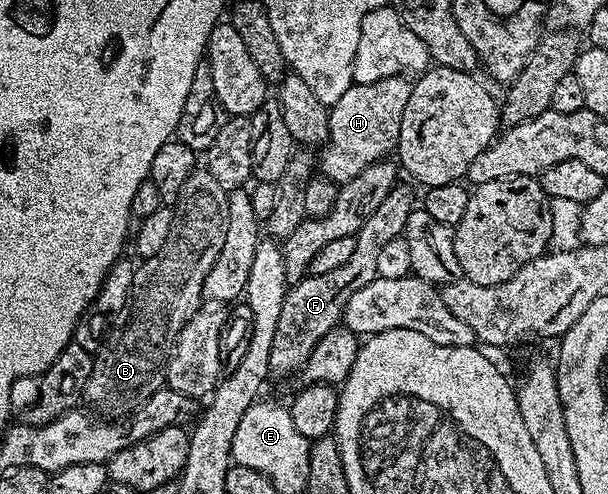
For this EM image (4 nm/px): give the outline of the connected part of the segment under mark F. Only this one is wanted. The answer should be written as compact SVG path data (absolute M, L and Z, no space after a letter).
M395 186L384 202L381 202L369 215L368 220L360 226L358 234L354 236L356 250L352 250L344 266L339 266L337 270L331 270L328 274L307 274L287 291L284 310L280 310L280 322L276 326L275 336L272 337L271 377L290 376L297 368L299 371L312 354L312 350L316 350L316 342L320 342L320 338L324 338L328 330L342 324L348 298L352 298L356 290L368 286L368 282L379 276L376 265L381 248L387 242L392 242L392 238L405 233L408 214L414 211L415 207L416 200L410 197L409 190Z

